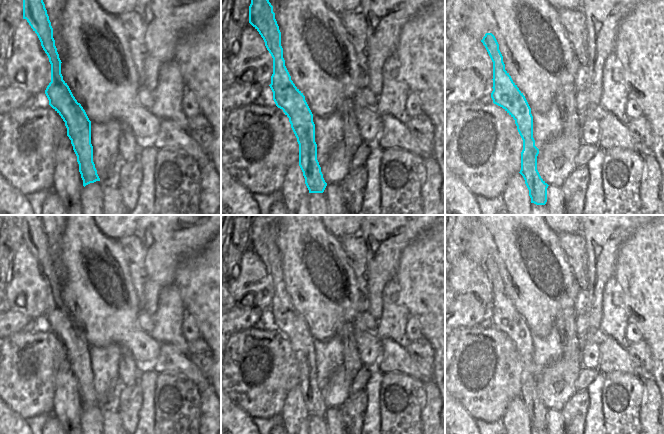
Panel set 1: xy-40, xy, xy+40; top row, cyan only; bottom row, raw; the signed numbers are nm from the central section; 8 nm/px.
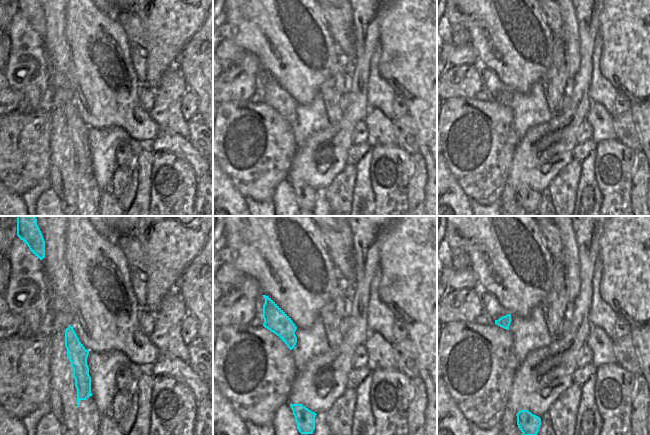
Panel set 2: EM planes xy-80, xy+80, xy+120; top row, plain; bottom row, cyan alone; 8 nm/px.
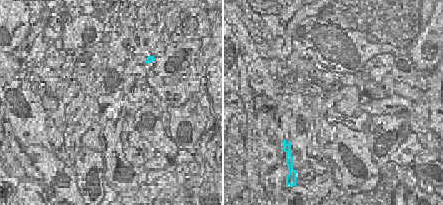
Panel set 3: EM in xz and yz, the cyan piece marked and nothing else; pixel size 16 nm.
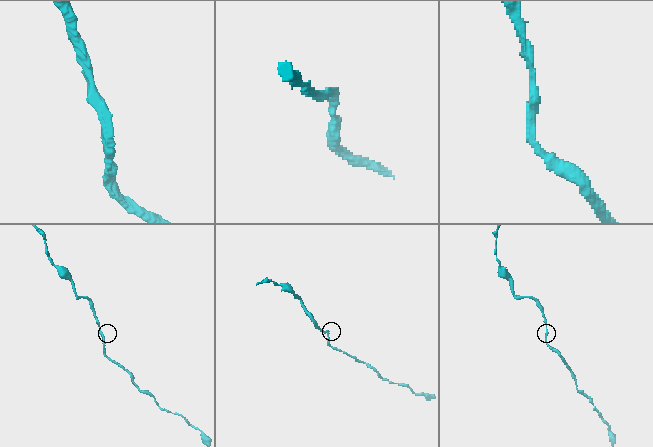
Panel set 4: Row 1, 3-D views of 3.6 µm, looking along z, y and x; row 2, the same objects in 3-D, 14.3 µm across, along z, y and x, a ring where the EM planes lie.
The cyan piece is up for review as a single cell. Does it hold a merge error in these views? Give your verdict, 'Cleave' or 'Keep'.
Keep.

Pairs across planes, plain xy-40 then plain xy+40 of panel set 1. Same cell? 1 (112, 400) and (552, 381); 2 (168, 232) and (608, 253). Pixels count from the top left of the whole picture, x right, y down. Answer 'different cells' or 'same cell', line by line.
1: same cell
2: same cell

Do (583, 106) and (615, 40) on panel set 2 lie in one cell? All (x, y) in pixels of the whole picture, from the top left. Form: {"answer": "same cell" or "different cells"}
{"answer": "different cells"}

